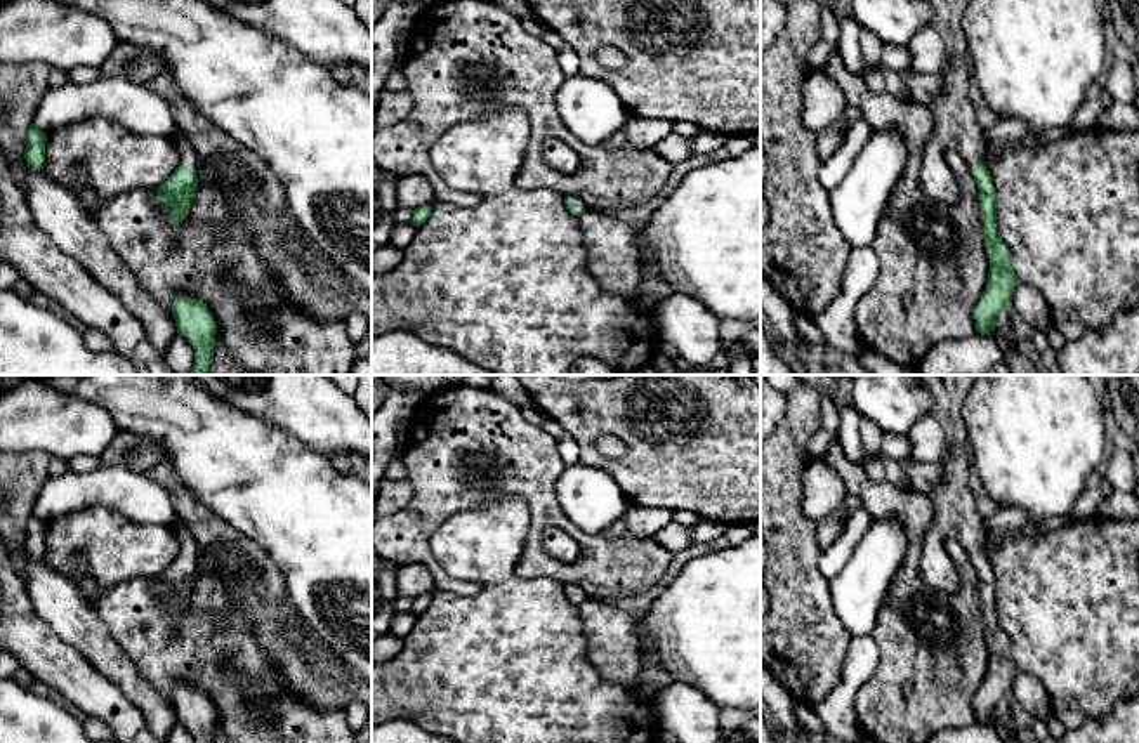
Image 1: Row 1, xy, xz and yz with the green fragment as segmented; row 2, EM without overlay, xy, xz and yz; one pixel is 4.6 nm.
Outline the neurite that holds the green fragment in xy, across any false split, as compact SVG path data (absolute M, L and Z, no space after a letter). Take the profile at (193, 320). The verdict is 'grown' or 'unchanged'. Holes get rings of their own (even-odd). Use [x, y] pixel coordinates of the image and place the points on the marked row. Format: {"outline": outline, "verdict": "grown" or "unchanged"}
{"outline": "M181 295L172 304L177 333L188 339L194 349L191 375L208 375L214 361L217 325L208 307L198 299Z", "verdict": "unchanged"}

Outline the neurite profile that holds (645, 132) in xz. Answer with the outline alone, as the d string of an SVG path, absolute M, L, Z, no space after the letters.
M630 116L623 130L634 146L653 148L674 132L674 123L667 118Z

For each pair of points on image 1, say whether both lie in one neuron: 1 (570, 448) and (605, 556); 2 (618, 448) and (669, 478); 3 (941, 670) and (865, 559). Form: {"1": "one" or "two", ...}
{"1": "two", "2": "two", "3": "two"}

